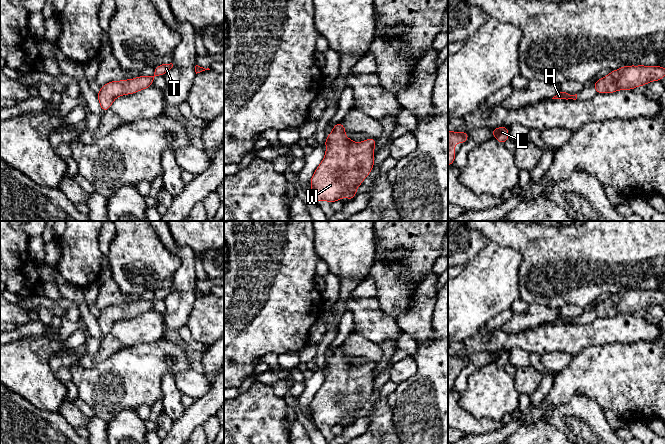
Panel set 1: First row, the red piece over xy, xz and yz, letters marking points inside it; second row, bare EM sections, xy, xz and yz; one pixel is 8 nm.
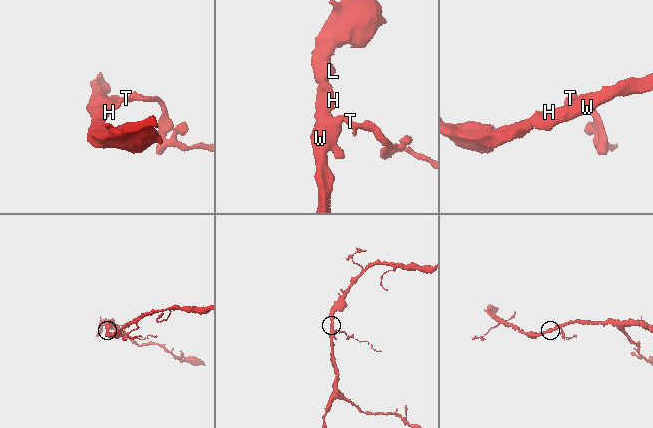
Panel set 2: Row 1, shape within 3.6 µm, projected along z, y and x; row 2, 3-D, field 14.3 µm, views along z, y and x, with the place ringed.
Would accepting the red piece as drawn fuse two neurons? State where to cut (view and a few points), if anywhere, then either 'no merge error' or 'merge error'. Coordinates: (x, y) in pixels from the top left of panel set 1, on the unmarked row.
no cut; no merge error

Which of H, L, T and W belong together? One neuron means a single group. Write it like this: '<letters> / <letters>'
H L T W

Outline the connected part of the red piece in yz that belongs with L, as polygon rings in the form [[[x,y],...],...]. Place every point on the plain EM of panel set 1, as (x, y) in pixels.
[[[502,350],[499,352],[493,352],[492,361],[496,362],[499,367],[504,368],[507,364],[509,364],[508,351]]]

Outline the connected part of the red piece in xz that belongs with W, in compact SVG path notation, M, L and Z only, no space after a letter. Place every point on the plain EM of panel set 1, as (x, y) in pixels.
M341 345L333 349L332 356L325 363L324 369L327 371L325 381L310 403L312 418L317 428L323 424L333 427L343 421L353 424L357 420L356 413L374 391L376 363L370 361L365 365L354 367L345 360L345 357L346 354Z

